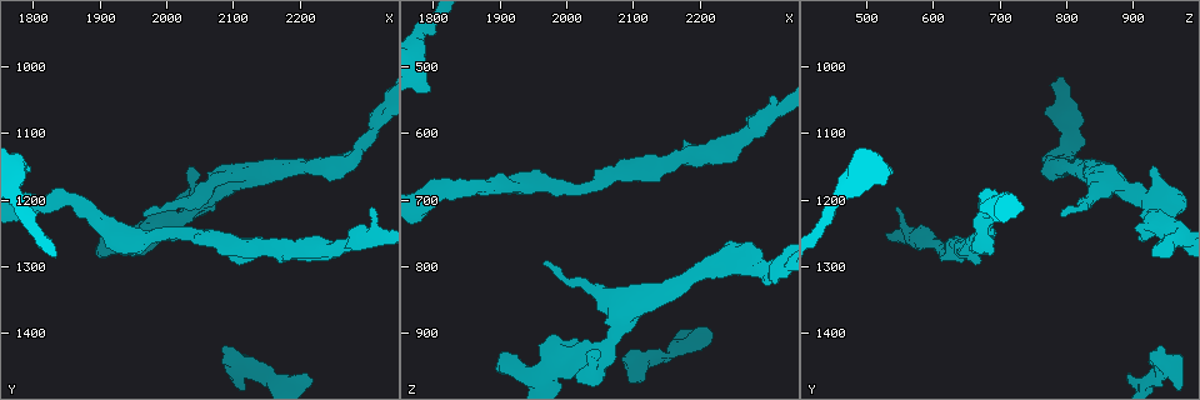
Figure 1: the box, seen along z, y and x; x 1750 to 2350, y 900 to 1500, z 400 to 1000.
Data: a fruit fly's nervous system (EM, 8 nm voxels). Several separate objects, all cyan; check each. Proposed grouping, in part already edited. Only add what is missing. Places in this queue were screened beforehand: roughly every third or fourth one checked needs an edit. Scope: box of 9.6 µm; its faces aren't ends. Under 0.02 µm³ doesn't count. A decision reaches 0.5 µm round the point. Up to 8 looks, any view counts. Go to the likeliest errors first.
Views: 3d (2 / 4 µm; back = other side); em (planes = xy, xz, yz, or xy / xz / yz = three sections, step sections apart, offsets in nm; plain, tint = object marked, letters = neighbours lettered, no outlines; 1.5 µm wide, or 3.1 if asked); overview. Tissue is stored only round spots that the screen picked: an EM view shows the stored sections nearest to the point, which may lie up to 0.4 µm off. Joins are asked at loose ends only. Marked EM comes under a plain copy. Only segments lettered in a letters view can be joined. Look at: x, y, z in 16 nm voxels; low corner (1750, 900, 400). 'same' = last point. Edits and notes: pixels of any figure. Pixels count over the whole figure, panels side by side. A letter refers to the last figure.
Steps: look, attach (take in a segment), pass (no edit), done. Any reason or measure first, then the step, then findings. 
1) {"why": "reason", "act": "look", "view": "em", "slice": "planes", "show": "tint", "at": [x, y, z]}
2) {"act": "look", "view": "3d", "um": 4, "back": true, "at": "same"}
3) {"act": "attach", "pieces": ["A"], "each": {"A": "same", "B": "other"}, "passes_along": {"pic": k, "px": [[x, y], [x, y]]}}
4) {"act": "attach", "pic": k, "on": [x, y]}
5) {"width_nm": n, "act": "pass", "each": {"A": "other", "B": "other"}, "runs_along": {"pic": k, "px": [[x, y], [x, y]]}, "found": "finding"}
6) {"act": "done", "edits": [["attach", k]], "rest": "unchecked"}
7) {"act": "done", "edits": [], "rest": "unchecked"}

{"why": "branch stops here", "act": "look", "view": "em", "slice": "xz", "step": 8, "show": "tint", "at": [1795, 1155, 535]}

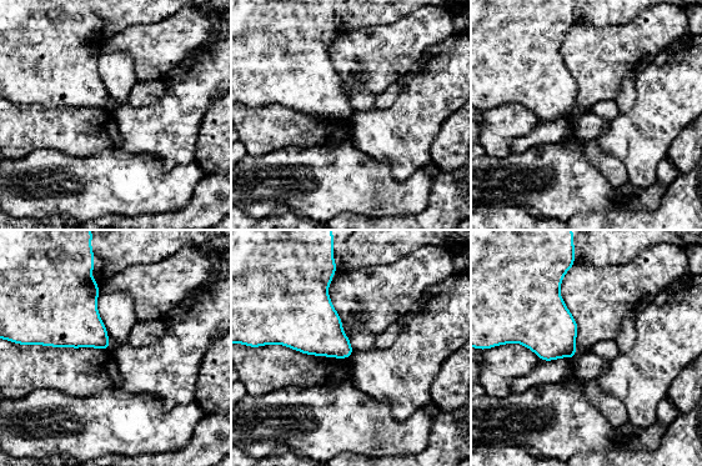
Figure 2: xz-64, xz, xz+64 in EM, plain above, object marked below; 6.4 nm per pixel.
{"why": "another direction", "act": "look", "view": "em", "slice": "planes", "show": "letters", "at": "same"}

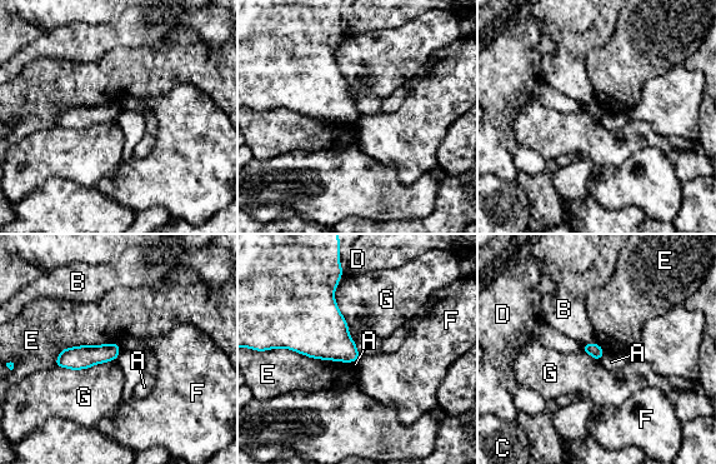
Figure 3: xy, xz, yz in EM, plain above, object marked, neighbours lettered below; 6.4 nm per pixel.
{"act": "pass", "each": {"A": "other", "B": "other", "C": "other", "D": "other", "E": "other", "F": "other", "G": "other"}, "found": "no lettered segment goes on from it"}

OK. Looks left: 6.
{"why": "an open end", "act": "look", "view": "em", "slice": "planes", "show": "letters", "at": [2310, 1215, 545]}

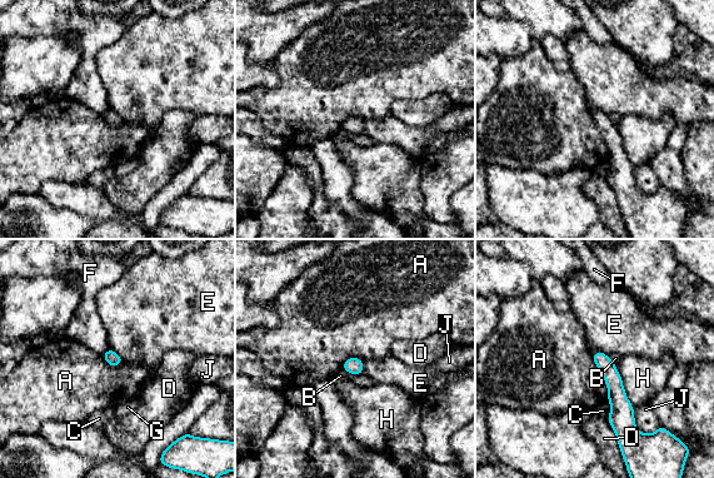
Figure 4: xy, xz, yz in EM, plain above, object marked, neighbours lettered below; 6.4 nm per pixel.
{"act": "pass", "each": {"A": "other", "B": "other", "C": "other", "D": "other", "E": "other", "F": "other", "G": "other", "H": "other", "J": "other"}, "found": "no lettered segment goes on from it"}

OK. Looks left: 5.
{"why": "thin end", "act": "look", "view": "3d", "um": 2, "at": [1965, 1230, 800]}

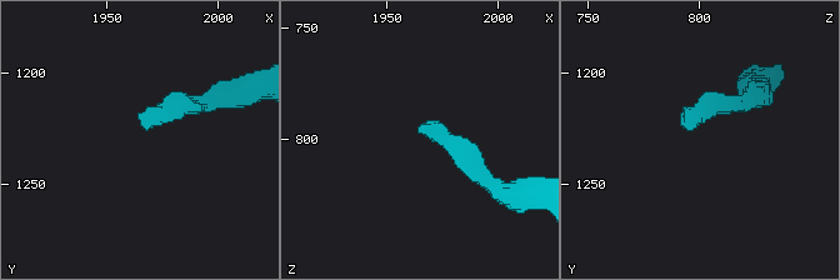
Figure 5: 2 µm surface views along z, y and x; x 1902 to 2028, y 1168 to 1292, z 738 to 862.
{"why": "need the tissue", "act": "look", "view": "em", "slice": "planes", "show": "letters", "at": [1967, 1225, 797]}

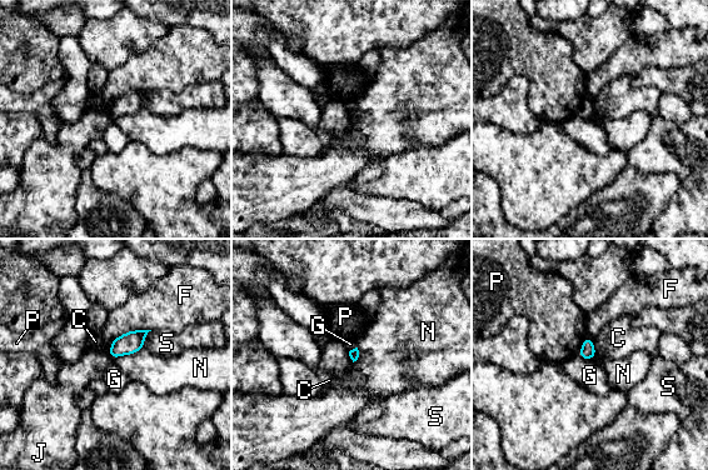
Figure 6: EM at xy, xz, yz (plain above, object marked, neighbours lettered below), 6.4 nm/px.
{"act": "pass", "each": {"C": "other", "F": "other", "G": "other", "J": "other", "N": "other", "P": "other", "S": "other"}, "found": "no lettered segment goes on from it"}

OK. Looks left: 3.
{"act": "done", "edits": [], "rest": "unchecked"}

